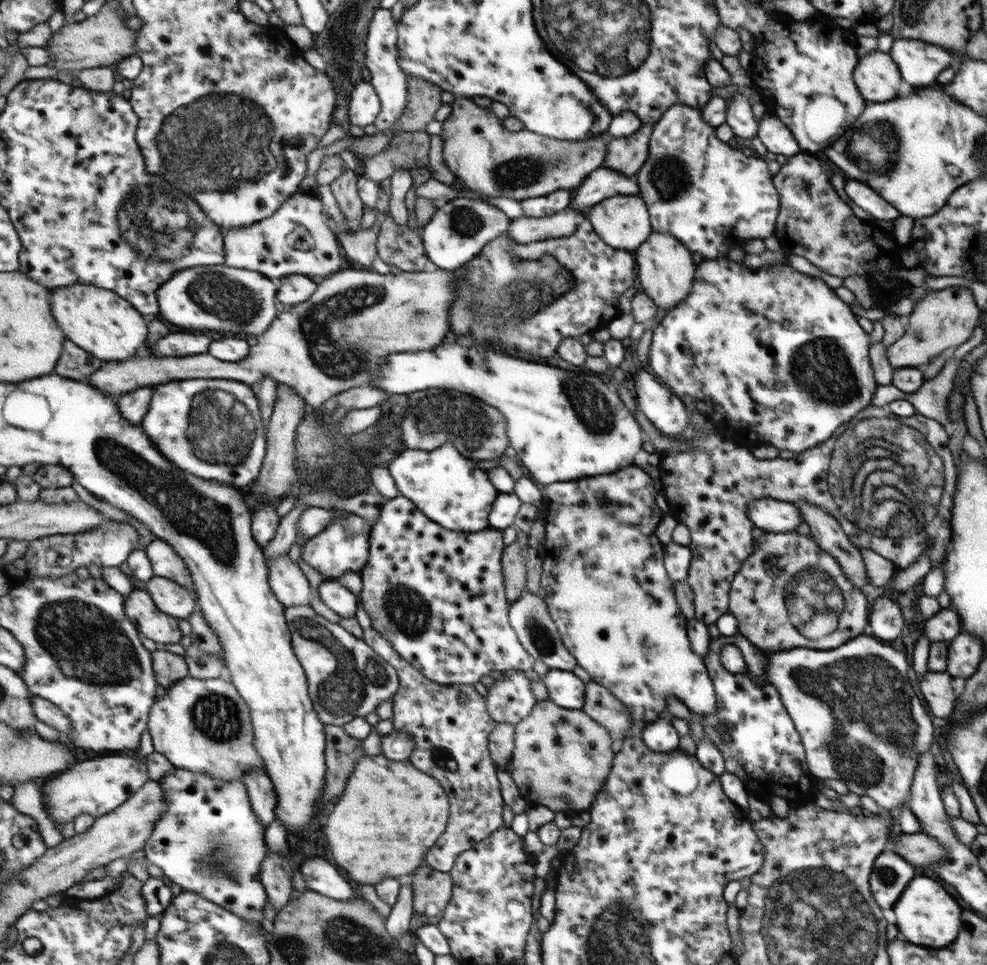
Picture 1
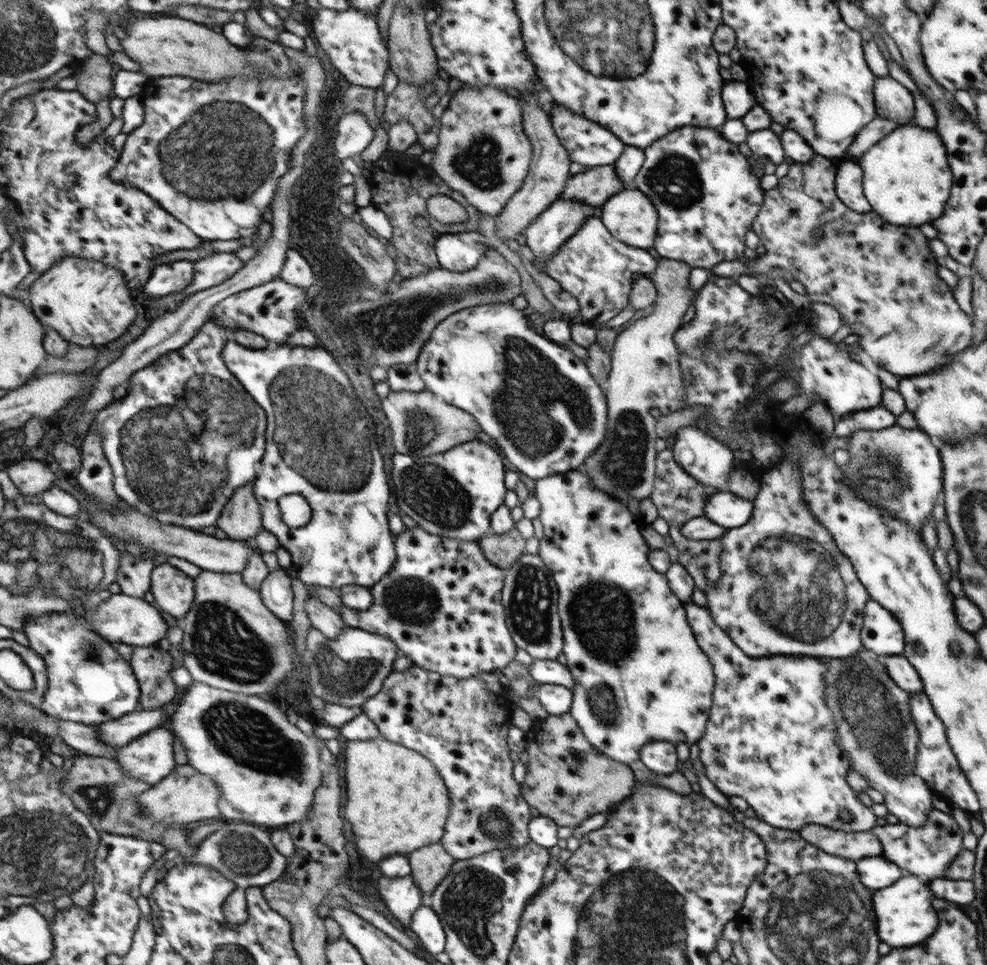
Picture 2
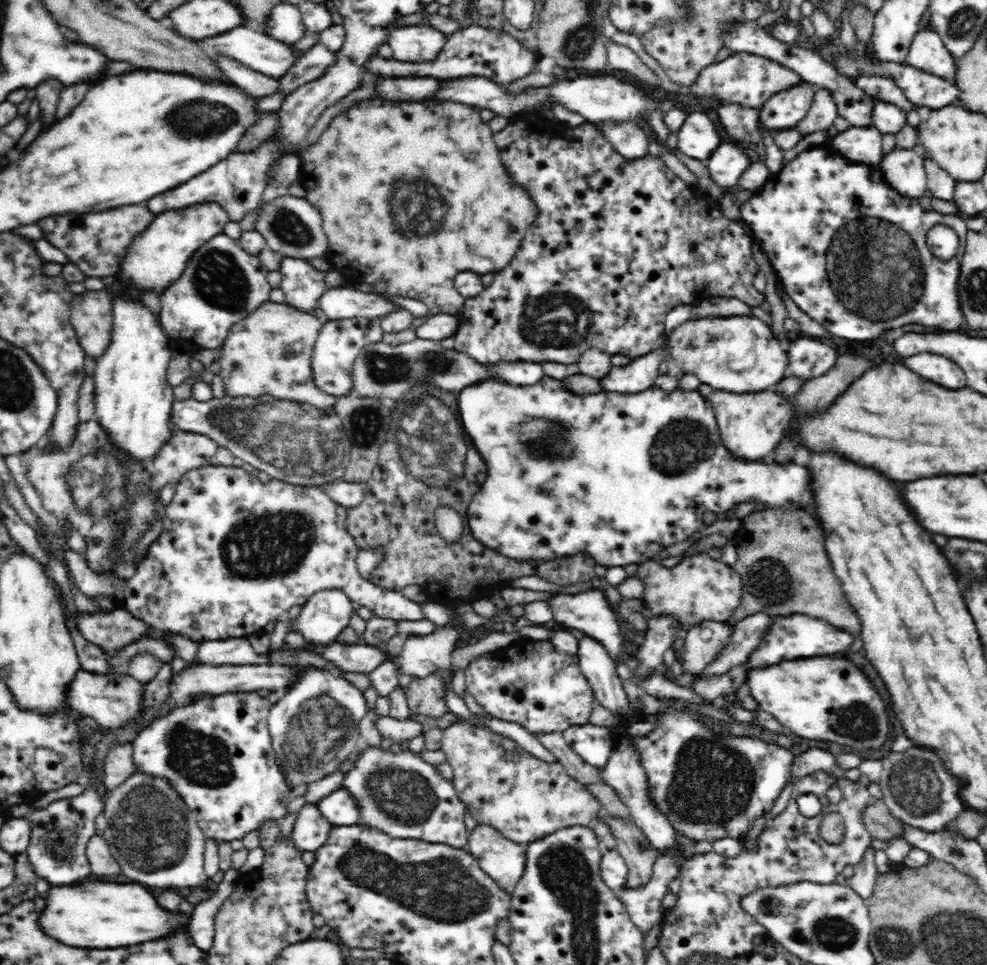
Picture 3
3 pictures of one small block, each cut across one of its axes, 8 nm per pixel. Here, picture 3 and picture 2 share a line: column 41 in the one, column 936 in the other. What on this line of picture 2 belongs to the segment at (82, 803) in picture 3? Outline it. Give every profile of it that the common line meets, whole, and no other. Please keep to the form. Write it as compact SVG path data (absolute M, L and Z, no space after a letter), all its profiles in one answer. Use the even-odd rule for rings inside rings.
M935 809L929 812L923 826L907 826L906 824L885 824L875 825L870 830L882 843L882 856L893 862L899 868L904 868L911 875L925 876L928 881L935 878L942 878L942 873L947 865L959 854L962 842L962 830L957 826L954 818L947 813Z

